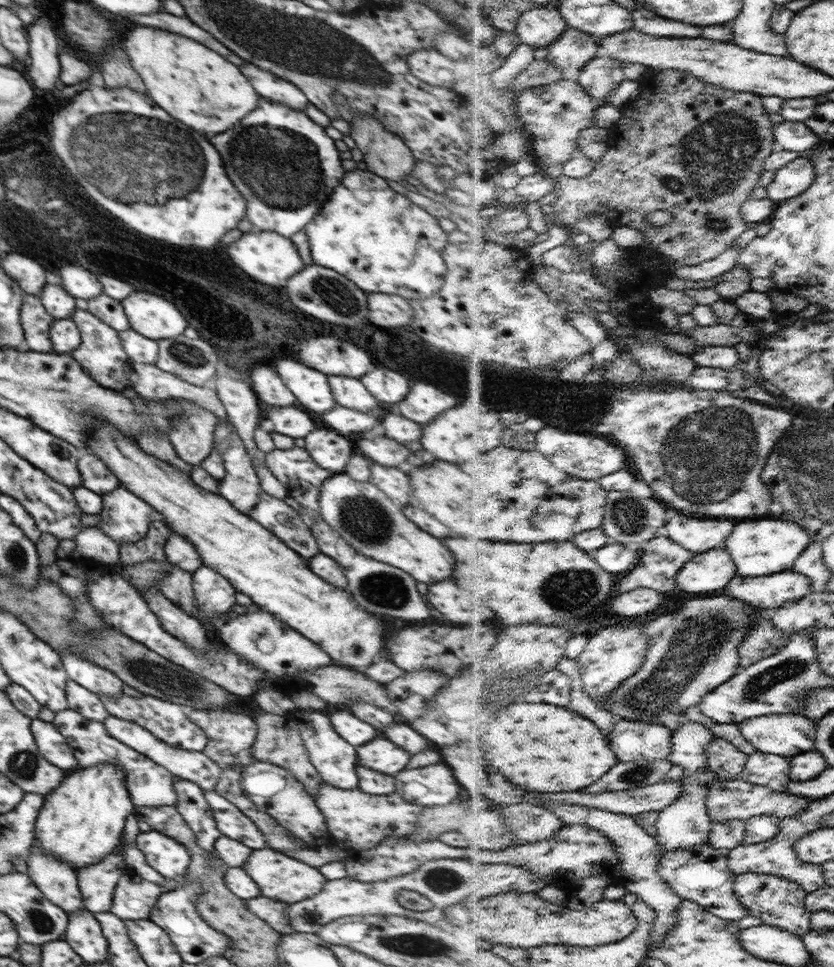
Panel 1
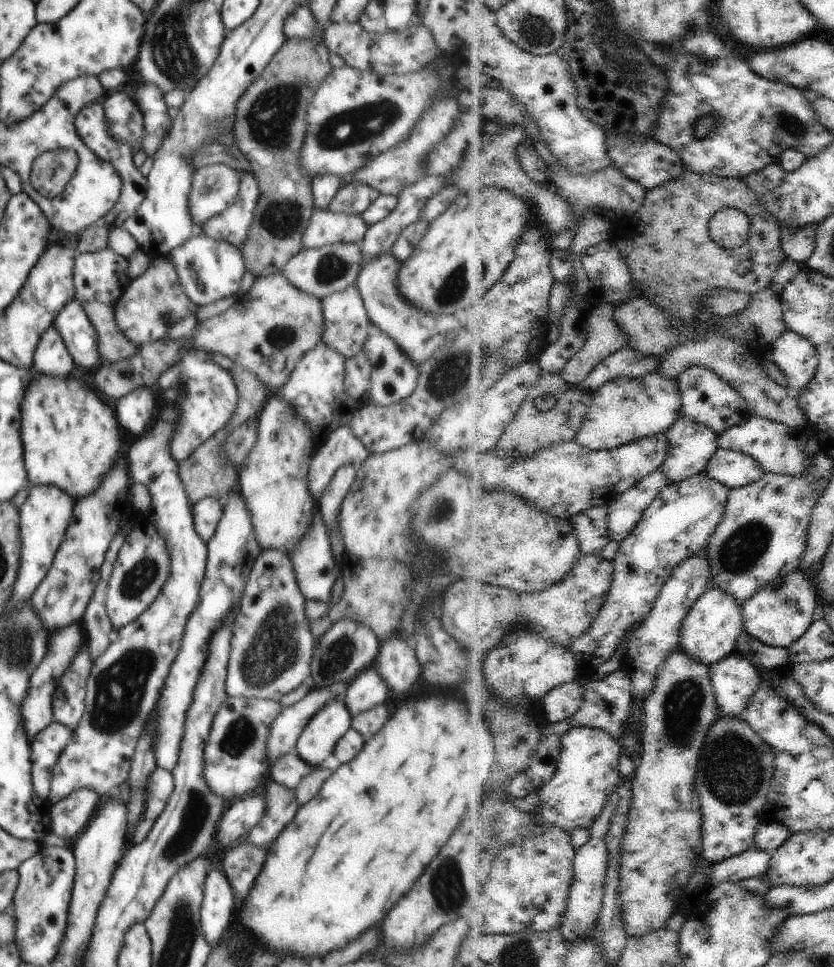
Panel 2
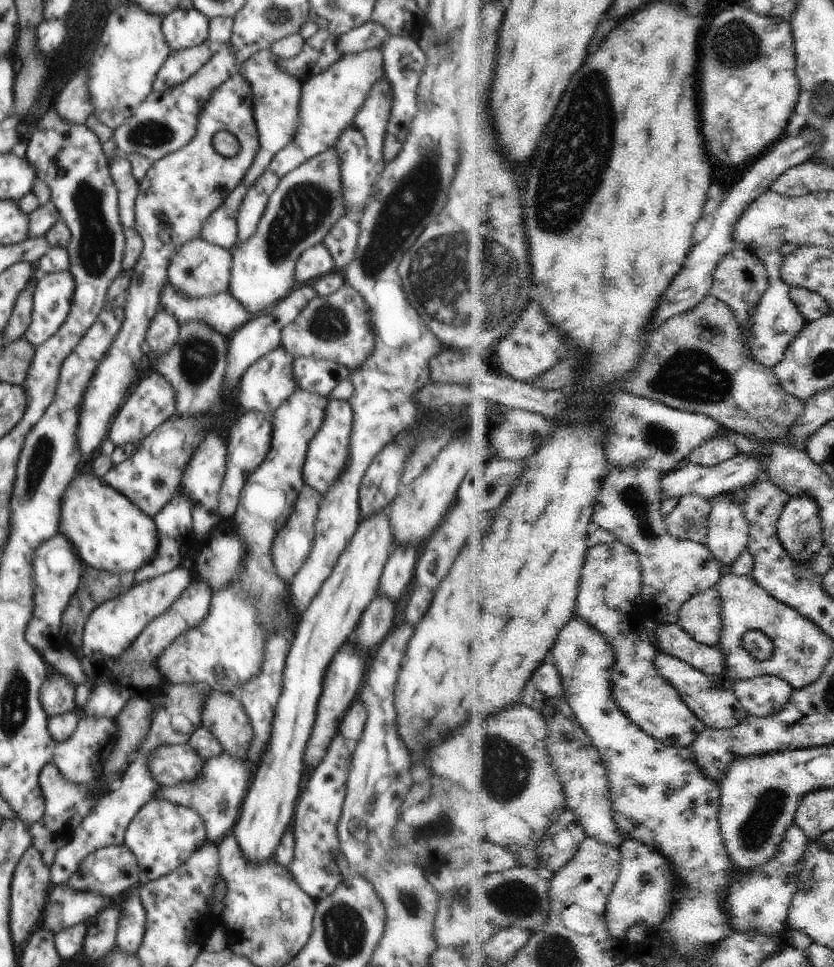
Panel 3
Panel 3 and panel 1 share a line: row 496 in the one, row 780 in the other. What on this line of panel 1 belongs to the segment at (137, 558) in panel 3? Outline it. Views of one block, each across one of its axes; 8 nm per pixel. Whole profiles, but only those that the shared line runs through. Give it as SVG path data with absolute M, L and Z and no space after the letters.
M98 763L89 767L81 767L62 780L62 784L50 792L46 798L46 804L35 824L35 842L40 848L48 850L52 856L60 858L62 862L68 862L72 868L82 868L88 864L94 864L104 858L104 854L112 854L116 846L122 844L122 832L124 832L124 820L132 814L134 804L130 800L130 794L126 790L126 773L118 765L112 763Z

